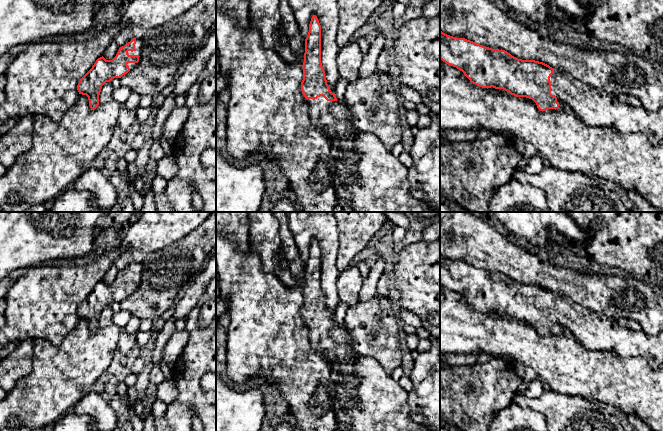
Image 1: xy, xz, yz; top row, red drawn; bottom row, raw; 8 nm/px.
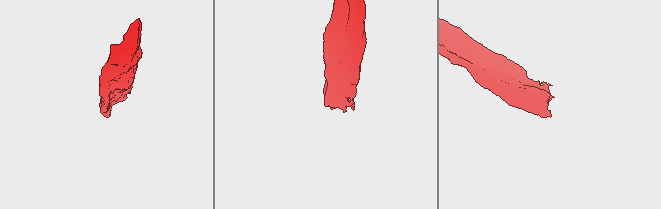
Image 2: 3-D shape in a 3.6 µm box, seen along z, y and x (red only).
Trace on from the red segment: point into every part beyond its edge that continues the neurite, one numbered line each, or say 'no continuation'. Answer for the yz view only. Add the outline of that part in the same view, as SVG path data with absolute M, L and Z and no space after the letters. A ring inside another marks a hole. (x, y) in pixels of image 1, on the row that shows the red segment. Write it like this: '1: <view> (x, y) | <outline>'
1: yz (596, 107) | M554 70L550 82L551 94L557 97L559 106L569 106L587 125L610 127L622 133L646 132L656 141L663 138L663 108L656 112L647 112L642 106L630 107L621 103L617 96L590 87L559 70Z

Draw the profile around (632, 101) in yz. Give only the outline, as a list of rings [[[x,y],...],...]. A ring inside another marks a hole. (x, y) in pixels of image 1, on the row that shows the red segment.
[[[620,94],[617,96],[617,98],[618,98],[619,102],[625,103],[630,107],[641,107],[640,99],[635,96]]]

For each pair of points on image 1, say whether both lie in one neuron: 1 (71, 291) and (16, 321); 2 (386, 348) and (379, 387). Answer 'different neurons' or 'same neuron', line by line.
1: same neuron
2: different neurons

